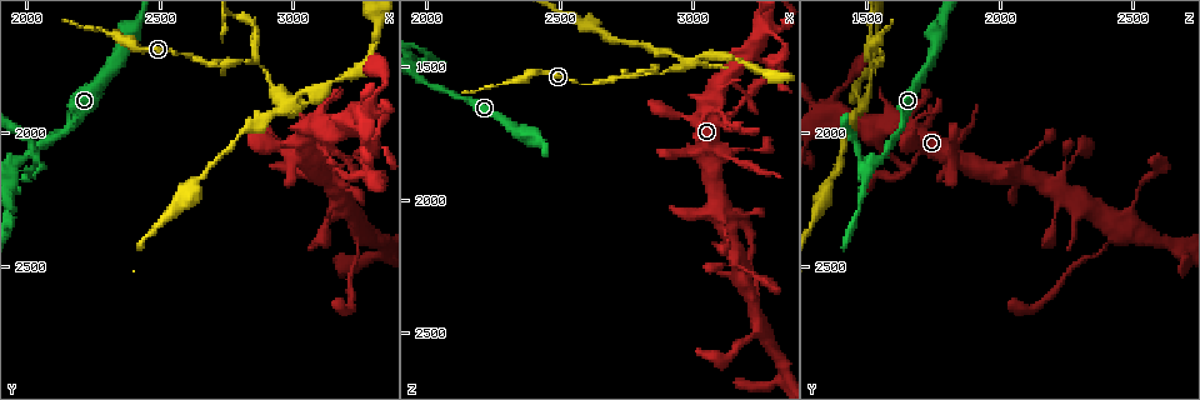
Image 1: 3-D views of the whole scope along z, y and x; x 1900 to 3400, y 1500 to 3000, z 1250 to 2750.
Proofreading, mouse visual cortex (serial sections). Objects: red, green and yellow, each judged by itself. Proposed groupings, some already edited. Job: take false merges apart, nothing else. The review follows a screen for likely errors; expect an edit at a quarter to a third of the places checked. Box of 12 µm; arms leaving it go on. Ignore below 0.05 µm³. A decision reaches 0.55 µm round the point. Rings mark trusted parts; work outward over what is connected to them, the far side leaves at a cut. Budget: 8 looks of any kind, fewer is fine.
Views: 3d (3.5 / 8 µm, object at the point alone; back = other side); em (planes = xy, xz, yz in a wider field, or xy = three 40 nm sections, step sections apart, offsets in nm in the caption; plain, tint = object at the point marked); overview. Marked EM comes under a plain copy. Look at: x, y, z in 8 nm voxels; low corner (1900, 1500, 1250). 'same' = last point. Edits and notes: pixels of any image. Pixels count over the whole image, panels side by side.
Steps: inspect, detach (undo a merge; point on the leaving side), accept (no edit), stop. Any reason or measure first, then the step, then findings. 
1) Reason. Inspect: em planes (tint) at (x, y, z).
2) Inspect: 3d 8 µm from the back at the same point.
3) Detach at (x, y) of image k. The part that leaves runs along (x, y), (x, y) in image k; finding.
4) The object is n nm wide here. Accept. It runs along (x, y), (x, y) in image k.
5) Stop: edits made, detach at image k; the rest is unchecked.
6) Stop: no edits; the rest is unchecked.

Thin neck. Inspect: 3d 3.5 µm at (3250, 2450, 2370).

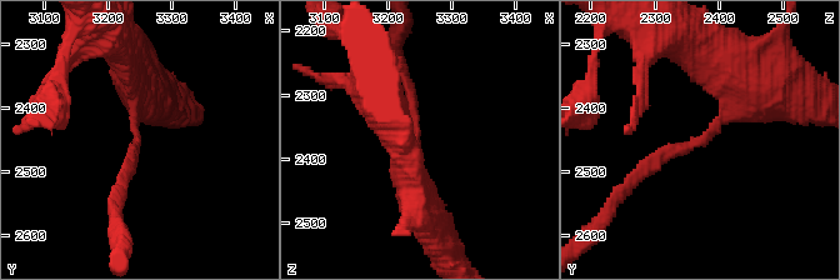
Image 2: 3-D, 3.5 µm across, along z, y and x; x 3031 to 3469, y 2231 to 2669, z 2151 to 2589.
The arms are 150, 350 nm wide. Inspect: em planes (tint) at (3250, 2450, 2370).

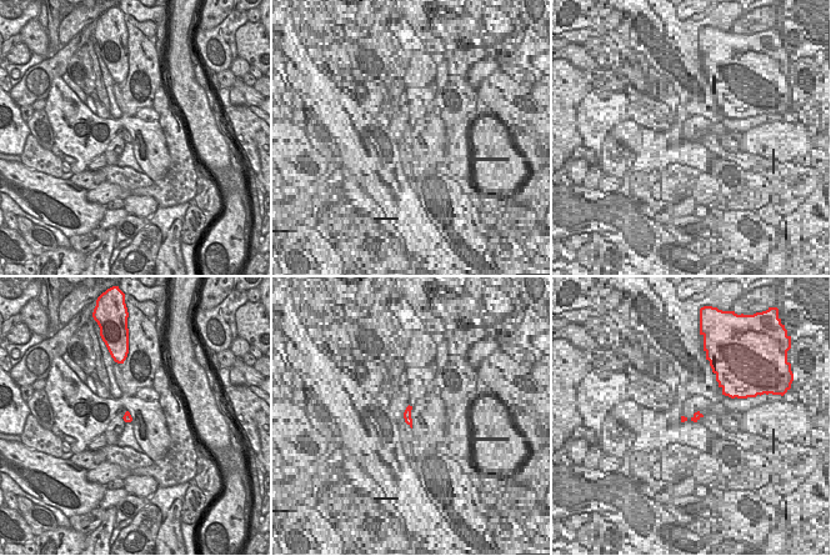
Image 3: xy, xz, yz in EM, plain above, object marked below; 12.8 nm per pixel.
Detach at (665, 151) of image 2. The part that leaves runs along (708, 136), (656, 159), (611, 205) in image 2; a second cell is stuck on.

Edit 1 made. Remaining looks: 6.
Three arms meet. Inspect: 3d 3.5 µm at (2820, 1730, 1530).

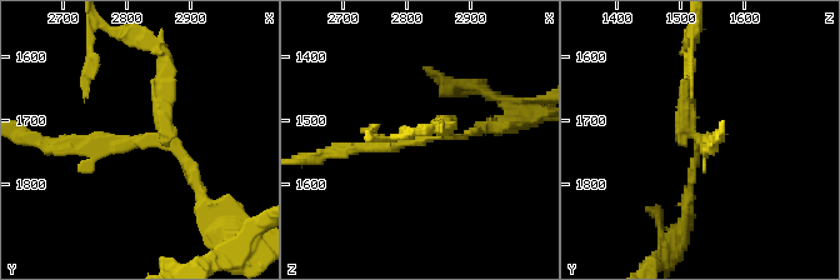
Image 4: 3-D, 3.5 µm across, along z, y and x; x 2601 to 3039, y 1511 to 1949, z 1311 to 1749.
3 arms meet here; the arms are 100, 150, 200 nm wide; need the tissue. Inspect: em xy step 1 (tint) at (2820, 1735, 1535).

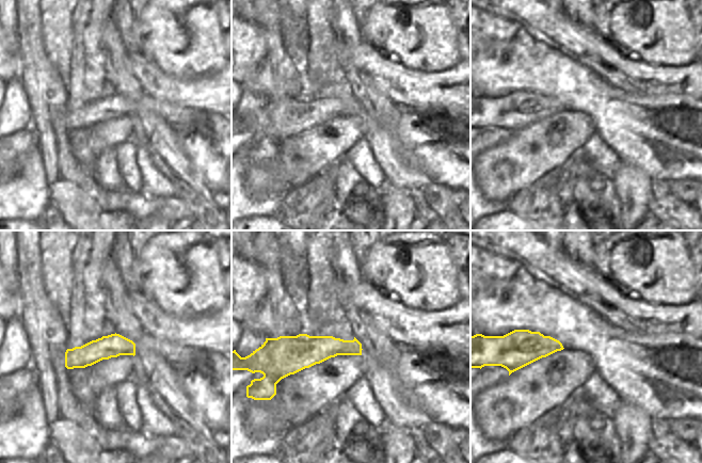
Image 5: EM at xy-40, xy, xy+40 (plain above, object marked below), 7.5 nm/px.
Inspect: em planes (tint) at the same point.

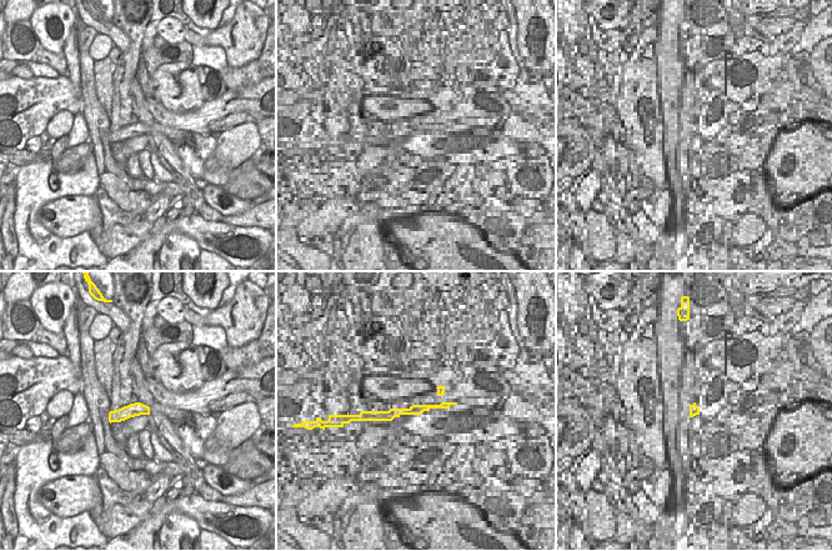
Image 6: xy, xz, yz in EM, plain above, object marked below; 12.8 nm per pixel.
The object is 170 nm wide here. Detach at (165, 126) of image 4. The part that leaves runs along (136, 140), (163, 144), (186, 163), (221, 221) in image 4; two cells meet here.

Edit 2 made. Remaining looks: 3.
Calibre changes. Inspect: 3d 3.5 µm at (2030, 2150, 1470).

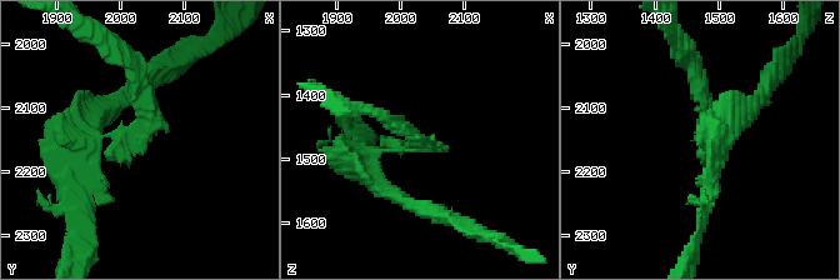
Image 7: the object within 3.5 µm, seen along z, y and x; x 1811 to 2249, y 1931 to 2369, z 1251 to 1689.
The arms are 200, 300 nm wide. Inspect: em xy step 5 (tint) at (2020, 2155, 1480).

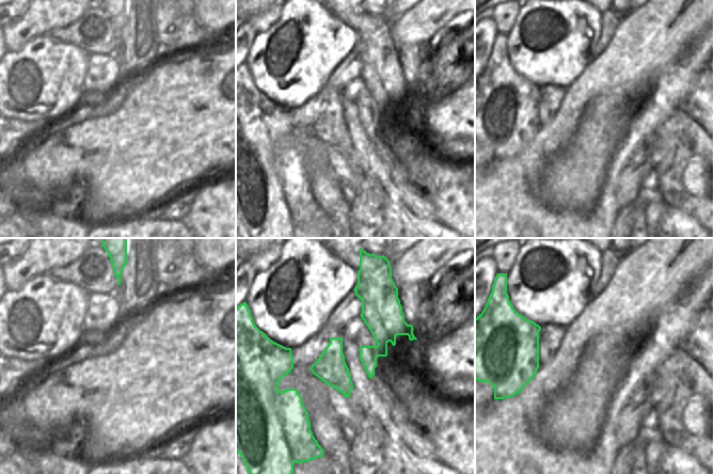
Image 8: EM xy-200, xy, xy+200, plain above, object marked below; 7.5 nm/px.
Detach at (705, 104) of image 7. A second cell is stuck on.

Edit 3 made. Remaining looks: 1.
Stop: edits made, detach at image 2, detach at image 4, detach at image 7; the rest is unchecked.

